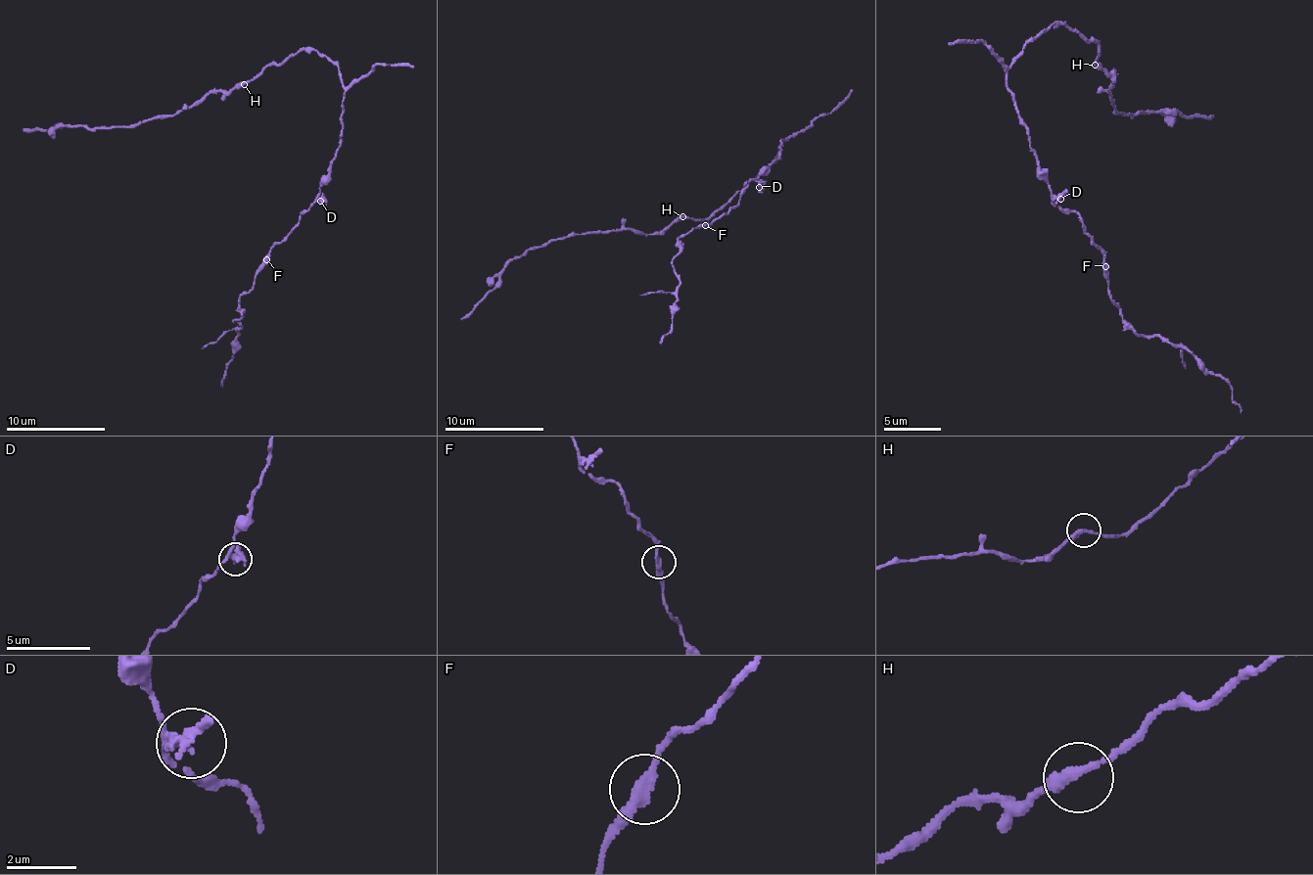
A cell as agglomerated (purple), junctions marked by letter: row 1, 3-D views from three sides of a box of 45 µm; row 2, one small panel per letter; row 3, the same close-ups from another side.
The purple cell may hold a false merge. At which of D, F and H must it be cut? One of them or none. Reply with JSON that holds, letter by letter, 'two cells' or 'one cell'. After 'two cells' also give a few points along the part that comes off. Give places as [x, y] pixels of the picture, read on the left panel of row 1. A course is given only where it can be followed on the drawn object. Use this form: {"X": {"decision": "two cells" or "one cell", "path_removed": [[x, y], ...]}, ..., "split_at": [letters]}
{"D": {"decision": "one cell"}, "F": {"decision": "one cell"}, "H": {"decision": "one cell"}, "split_at": []}

